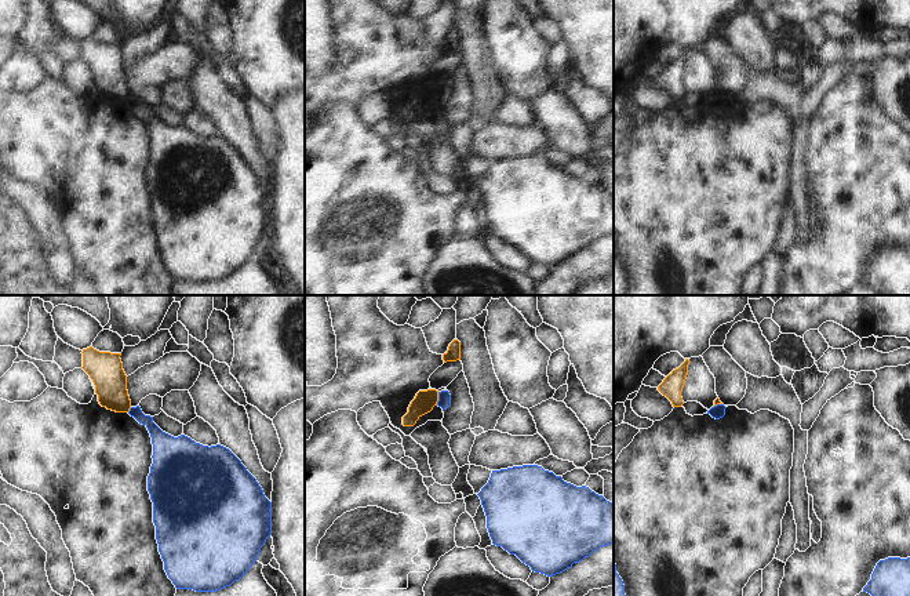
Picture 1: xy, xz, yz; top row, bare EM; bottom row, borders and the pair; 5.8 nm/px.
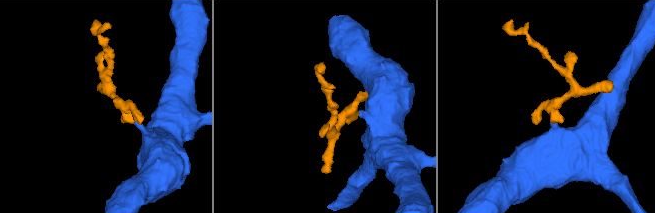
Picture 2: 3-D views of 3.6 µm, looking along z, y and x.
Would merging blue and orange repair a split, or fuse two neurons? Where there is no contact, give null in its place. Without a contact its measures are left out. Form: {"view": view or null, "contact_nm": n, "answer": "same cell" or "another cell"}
{"view": "xz", "contact_nm": 80, "answer": "another cell"}

